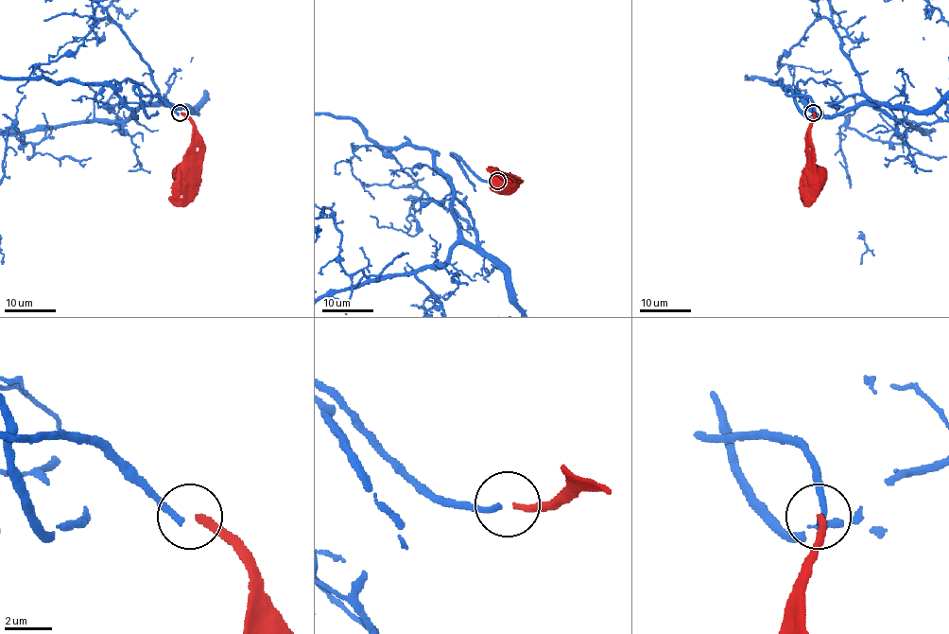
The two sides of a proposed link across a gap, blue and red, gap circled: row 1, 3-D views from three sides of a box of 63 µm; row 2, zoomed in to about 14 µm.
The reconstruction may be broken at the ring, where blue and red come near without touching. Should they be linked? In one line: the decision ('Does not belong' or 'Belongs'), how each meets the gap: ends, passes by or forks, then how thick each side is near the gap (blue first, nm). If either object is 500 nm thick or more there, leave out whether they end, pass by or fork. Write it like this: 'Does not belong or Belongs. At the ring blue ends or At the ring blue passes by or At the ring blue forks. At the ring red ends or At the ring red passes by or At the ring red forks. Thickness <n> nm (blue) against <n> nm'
Does not belong. At the ring blue ends. At the ring red ends. Thickness 280 nm (blue) against 300 nm

